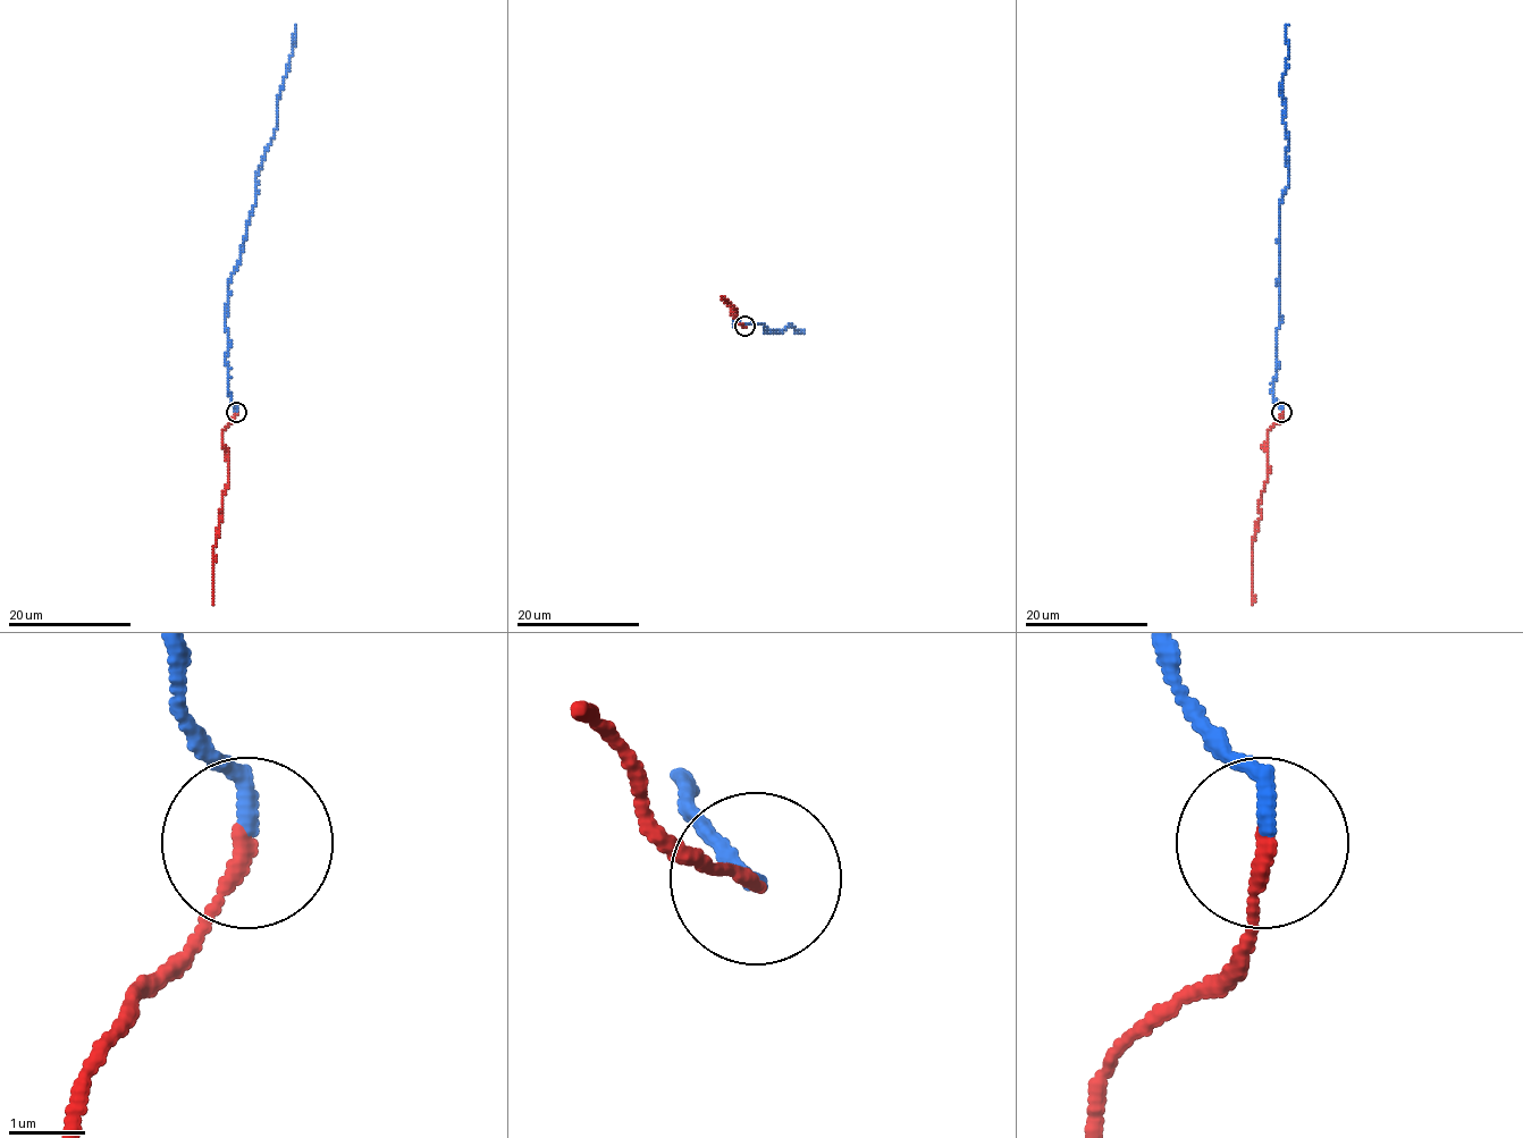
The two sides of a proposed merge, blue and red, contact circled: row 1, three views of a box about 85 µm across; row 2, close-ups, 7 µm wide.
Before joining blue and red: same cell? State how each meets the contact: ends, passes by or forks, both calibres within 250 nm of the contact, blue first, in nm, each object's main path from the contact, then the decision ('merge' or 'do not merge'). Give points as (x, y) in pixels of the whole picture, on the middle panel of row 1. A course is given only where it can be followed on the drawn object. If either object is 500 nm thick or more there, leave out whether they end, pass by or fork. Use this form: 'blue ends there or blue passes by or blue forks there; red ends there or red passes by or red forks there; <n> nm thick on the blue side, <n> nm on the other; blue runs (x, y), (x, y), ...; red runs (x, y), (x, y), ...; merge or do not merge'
blue ends there; red ends there; 220 nm thick on the blue side, 190 nm on the other; blue runs (745, 326), (735, 317), (732, 325), (760, 323), (765, 333), (782, 333), (789, 325), (805, 333); red runs (745, 326), (721, 295); merge

